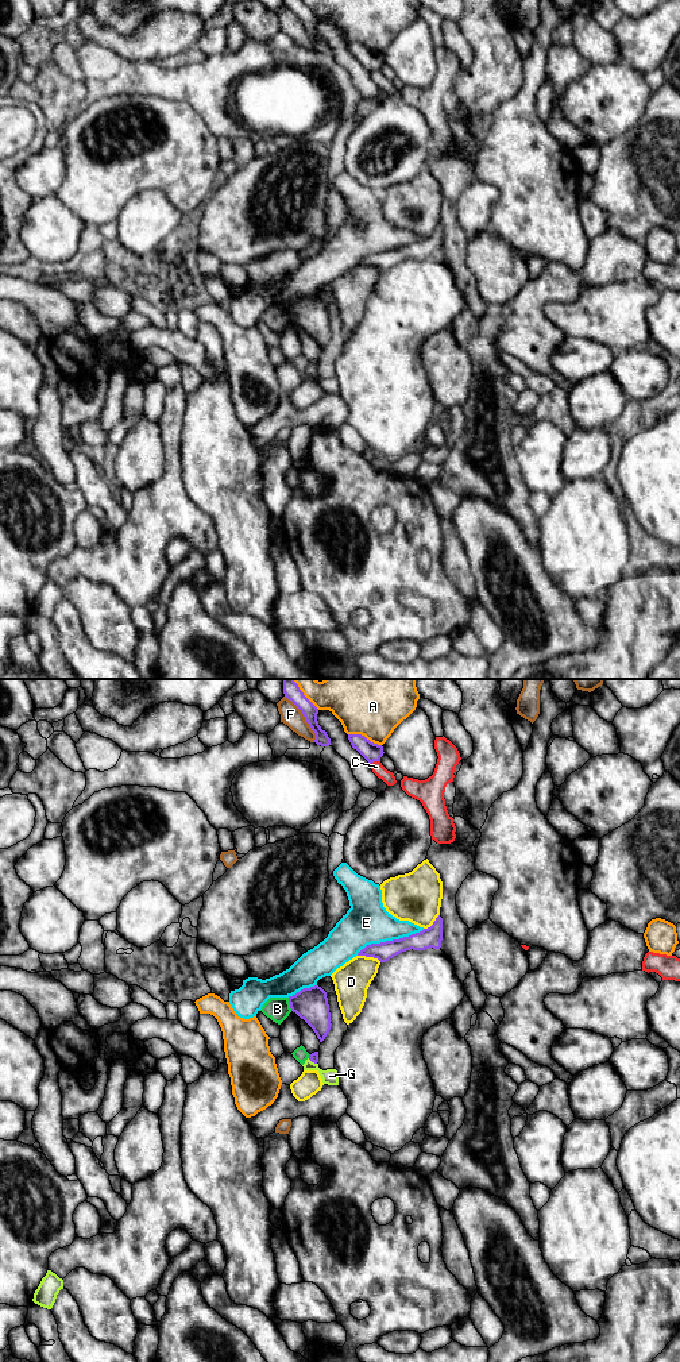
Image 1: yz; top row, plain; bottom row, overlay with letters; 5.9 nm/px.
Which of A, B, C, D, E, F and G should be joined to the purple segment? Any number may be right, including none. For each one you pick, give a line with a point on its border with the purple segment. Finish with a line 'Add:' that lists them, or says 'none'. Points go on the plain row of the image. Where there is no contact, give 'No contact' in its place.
G: Touches purple at yz (312, 370)
Add: G

